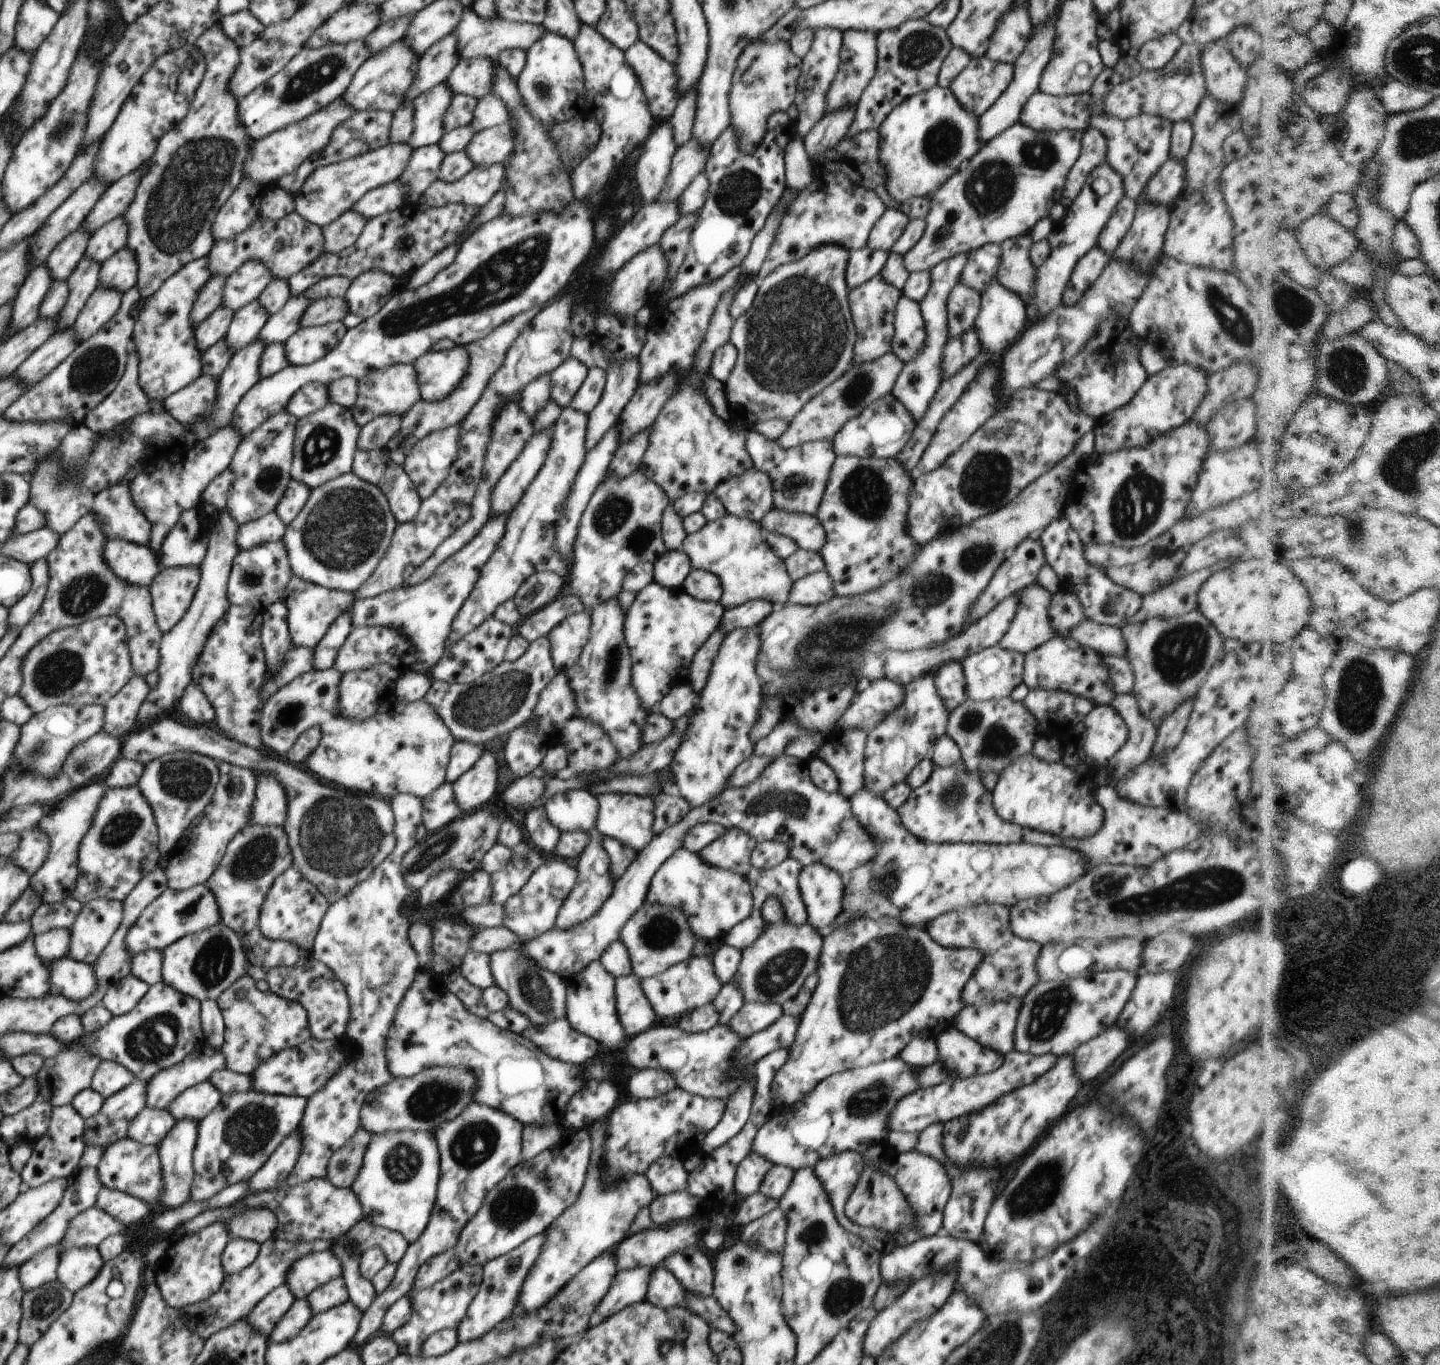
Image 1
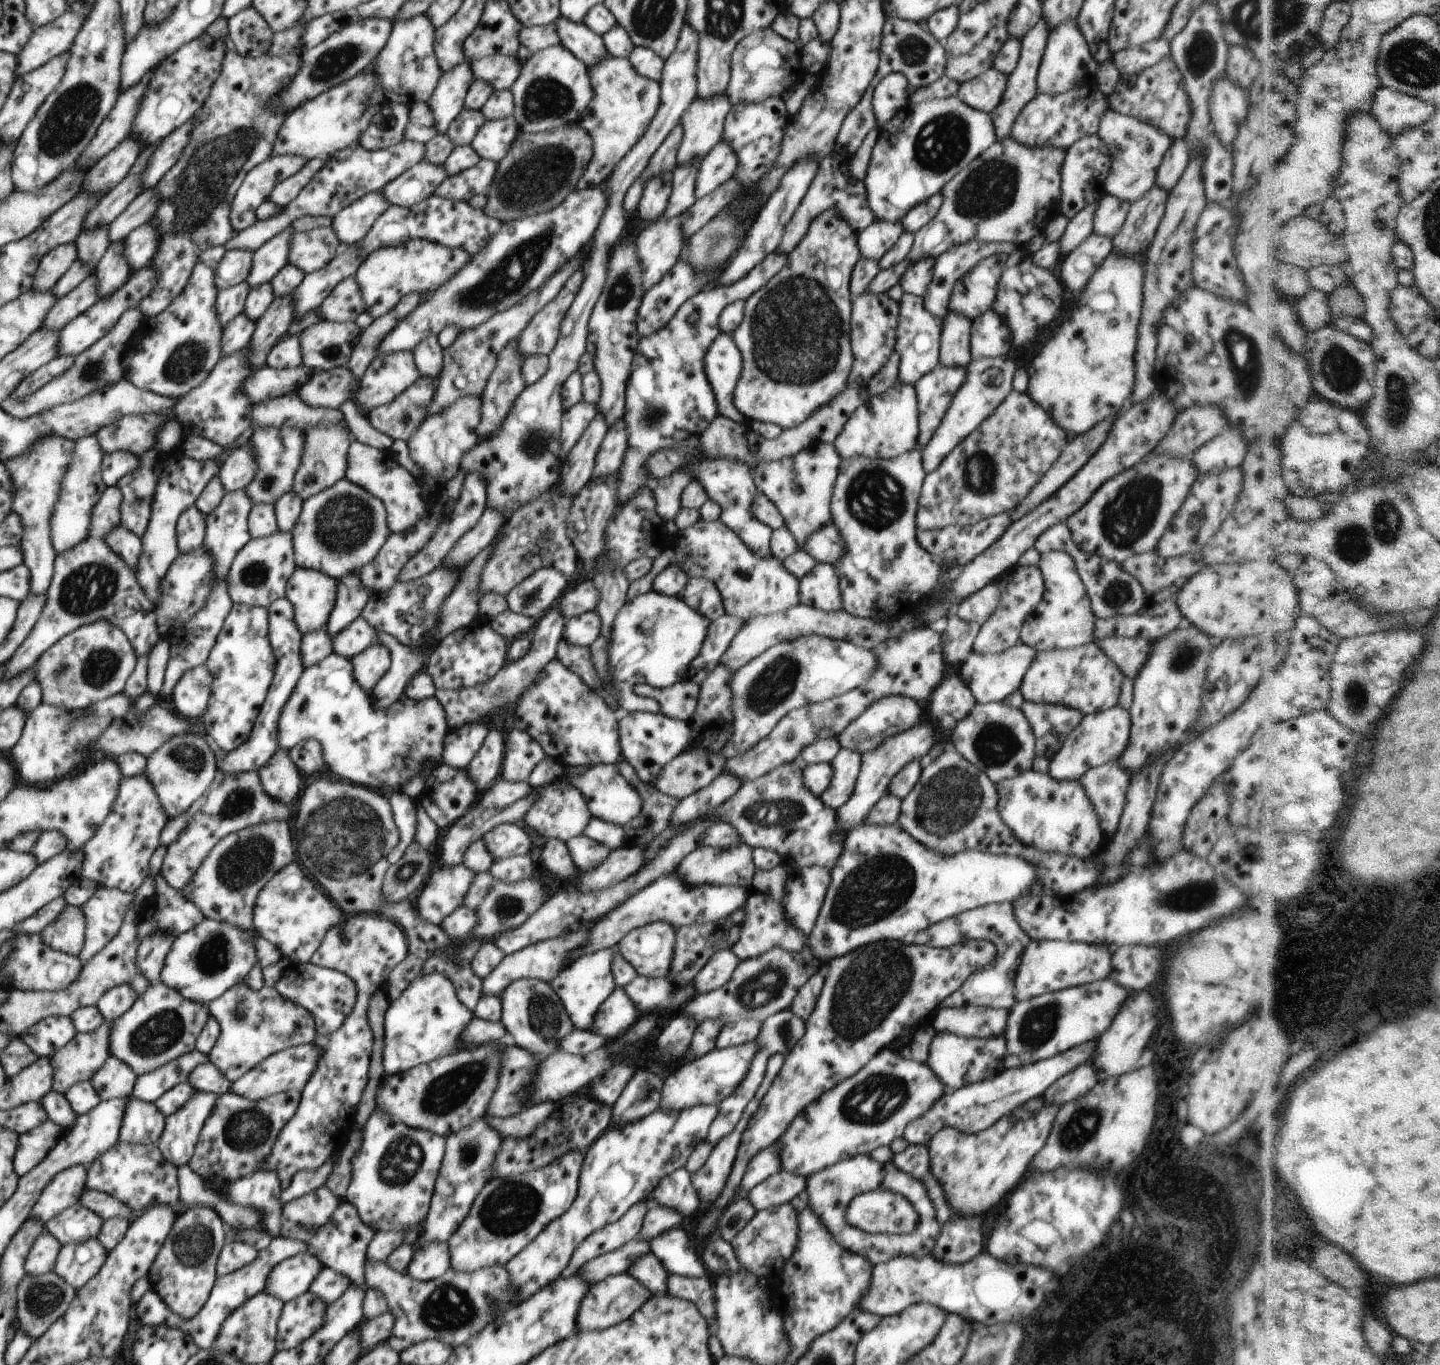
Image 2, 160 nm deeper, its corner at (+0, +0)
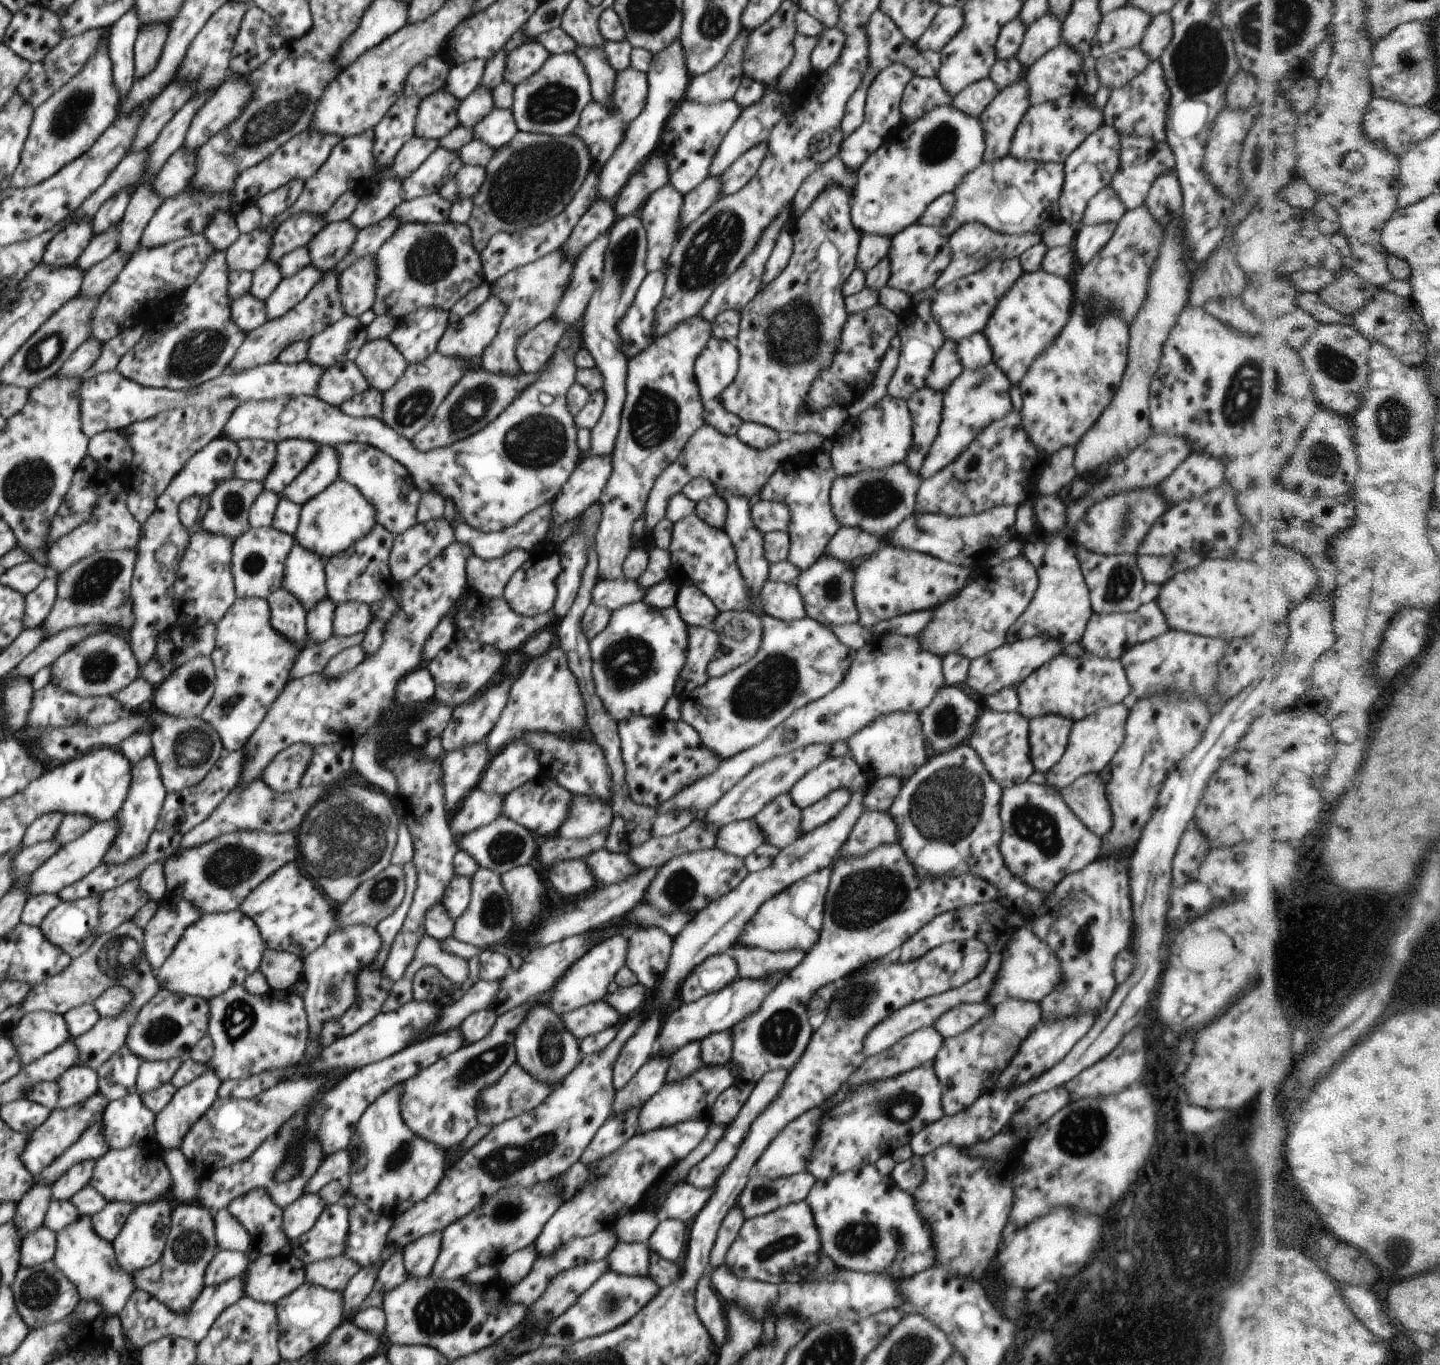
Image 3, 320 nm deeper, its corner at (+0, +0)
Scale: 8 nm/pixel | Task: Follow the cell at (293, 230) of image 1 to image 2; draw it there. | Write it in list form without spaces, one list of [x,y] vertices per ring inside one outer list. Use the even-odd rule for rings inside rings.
[[[331,227],[293,232],[288,252],[288,264],[300,268],[305,275],[321,270],[342,248]]]

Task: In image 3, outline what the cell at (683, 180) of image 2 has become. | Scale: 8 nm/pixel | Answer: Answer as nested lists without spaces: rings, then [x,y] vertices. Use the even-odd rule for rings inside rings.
[[[733,99],[725,102],[701,104],[683,100],[669,117],[660,134],[657,152],[667,159],[669,184],[684,196],[699,186],[708,176],[712,160],[728,133],[740,117],[742,108]]]

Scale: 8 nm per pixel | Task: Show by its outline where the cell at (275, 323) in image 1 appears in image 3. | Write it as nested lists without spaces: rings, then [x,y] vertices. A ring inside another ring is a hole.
[[[391,213],[389,217],[383,219],[381,222],[359,230],[358,237],[350,253],[330,271],[336,271],[338,275],[352,264],[353,261],[368,254],[378,253],[384,242],[387,242],[398,228],[399,218],[394,213]]]

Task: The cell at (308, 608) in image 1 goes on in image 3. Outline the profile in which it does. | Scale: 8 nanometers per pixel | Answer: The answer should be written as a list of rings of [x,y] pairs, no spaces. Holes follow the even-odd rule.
[[[295,543],[285,561],[282,585],[310,611],[327,597],[323,558]]]

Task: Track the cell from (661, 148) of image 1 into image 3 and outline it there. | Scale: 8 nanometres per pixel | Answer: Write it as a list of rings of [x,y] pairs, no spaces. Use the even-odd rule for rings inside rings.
[[[669,183],[663,188],[653,191],[643,203],[638,216],[641,219],[647,235],[647,254],[645,268],[648,273],[660,271],[668,261],[673,250],[673,244],[678,240],[681,230],[681,209],[685,196],[675,190]]]

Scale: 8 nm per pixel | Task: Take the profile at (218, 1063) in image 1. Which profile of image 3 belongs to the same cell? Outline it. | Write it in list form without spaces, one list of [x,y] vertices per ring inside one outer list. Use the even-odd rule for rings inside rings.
[[[184,1060],[142,1061],[137,1075],[137,1093],[143,1094],[170,1083]]]

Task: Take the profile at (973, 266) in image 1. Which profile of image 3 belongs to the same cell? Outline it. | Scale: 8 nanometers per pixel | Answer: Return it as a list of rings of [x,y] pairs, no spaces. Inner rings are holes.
[[[997,258],[980,271],[955,280],[936,292],[931,300],[931,312],[944,339],[958,342],[982,333],[998,304],[1022,277],[1023,272],[1018,259]]]

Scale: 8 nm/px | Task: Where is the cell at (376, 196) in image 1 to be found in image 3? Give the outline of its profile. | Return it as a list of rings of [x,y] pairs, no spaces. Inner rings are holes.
[[[439,147],[430,157],[406,179],[403,180],[405,201],[417,197],[436,195],[463,166],[457,152]]]

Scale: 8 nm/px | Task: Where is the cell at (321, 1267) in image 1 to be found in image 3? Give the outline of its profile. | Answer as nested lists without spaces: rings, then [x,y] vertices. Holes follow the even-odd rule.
[[[288,1251],[278,1255],[260,1255],[249,1262],[243,1293],[255,1301],[276,1304],[305,1280],[305,1266]]]

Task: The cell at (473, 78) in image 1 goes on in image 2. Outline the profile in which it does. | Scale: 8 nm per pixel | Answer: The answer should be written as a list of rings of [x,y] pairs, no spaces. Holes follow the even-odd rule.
[[[486,56],[470,63],[474,80],[484,80],[492,86],[493,91],[508,90],[520,77],[523,65],[517,56]]]

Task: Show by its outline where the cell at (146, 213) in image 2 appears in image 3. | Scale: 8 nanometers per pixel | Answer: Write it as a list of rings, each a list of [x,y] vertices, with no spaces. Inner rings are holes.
[[[181,147],[168,158],[155,178],[153,188],[163,200],[183,192],[197,170],[197,152]]]

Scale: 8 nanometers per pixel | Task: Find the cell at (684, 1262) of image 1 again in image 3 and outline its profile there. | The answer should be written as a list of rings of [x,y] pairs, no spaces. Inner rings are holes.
[[[662,1217],[647,1244],[650,1250],[662,1255],[662,1258],[676,1262],[686,1248],[685,1222]]]

